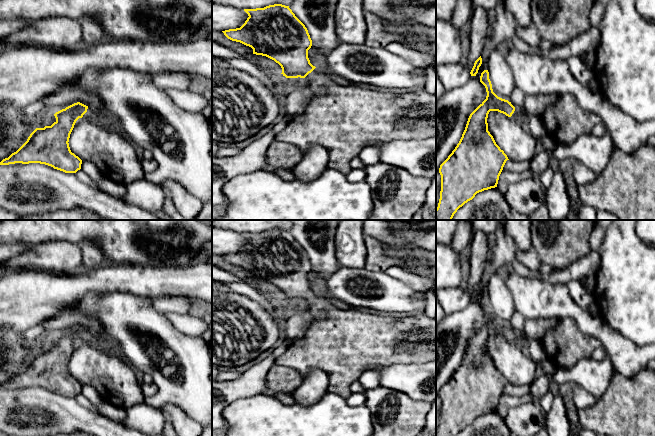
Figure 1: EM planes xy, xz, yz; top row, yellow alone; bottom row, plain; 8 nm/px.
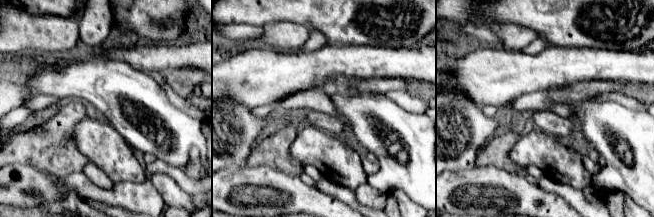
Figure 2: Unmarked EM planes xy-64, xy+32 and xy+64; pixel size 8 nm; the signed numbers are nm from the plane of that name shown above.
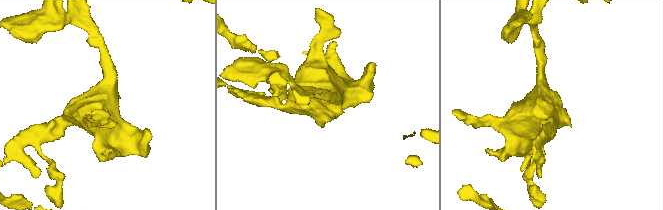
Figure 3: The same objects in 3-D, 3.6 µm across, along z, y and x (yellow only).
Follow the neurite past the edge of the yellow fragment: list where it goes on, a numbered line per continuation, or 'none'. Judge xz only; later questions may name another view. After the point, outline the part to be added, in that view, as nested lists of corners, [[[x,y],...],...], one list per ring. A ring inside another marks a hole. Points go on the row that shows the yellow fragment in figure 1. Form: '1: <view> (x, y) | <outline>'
1: xz (344, 120) | [[[317,67],[305,77],[305,82],[316,92],[315,96],[300,116],[290,120],[276,134],[275,140],[296,145],[302,153],[312,144],[319,144],[328,152],[328,168],[344,175],[352,170],[350,162],[358,157],[366,146],[393,140],[424,140],[436,136],[436,95],[428,93],[424,88],[416,92],[394,94],[368,90],[357,85],[341,86],[334,82],[324,69]]]

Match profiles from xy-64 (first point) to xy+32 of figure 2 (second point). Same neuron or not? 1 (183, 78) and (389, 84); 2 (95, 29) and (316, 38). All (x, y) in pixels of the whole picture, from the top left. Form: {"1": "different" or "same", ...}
{"1": "same", "2": "same"}

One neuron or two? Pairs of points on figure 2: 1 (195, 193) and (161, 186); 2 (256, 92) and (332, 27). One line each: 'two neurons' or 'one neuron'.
1: two neurons
2: two neurons

